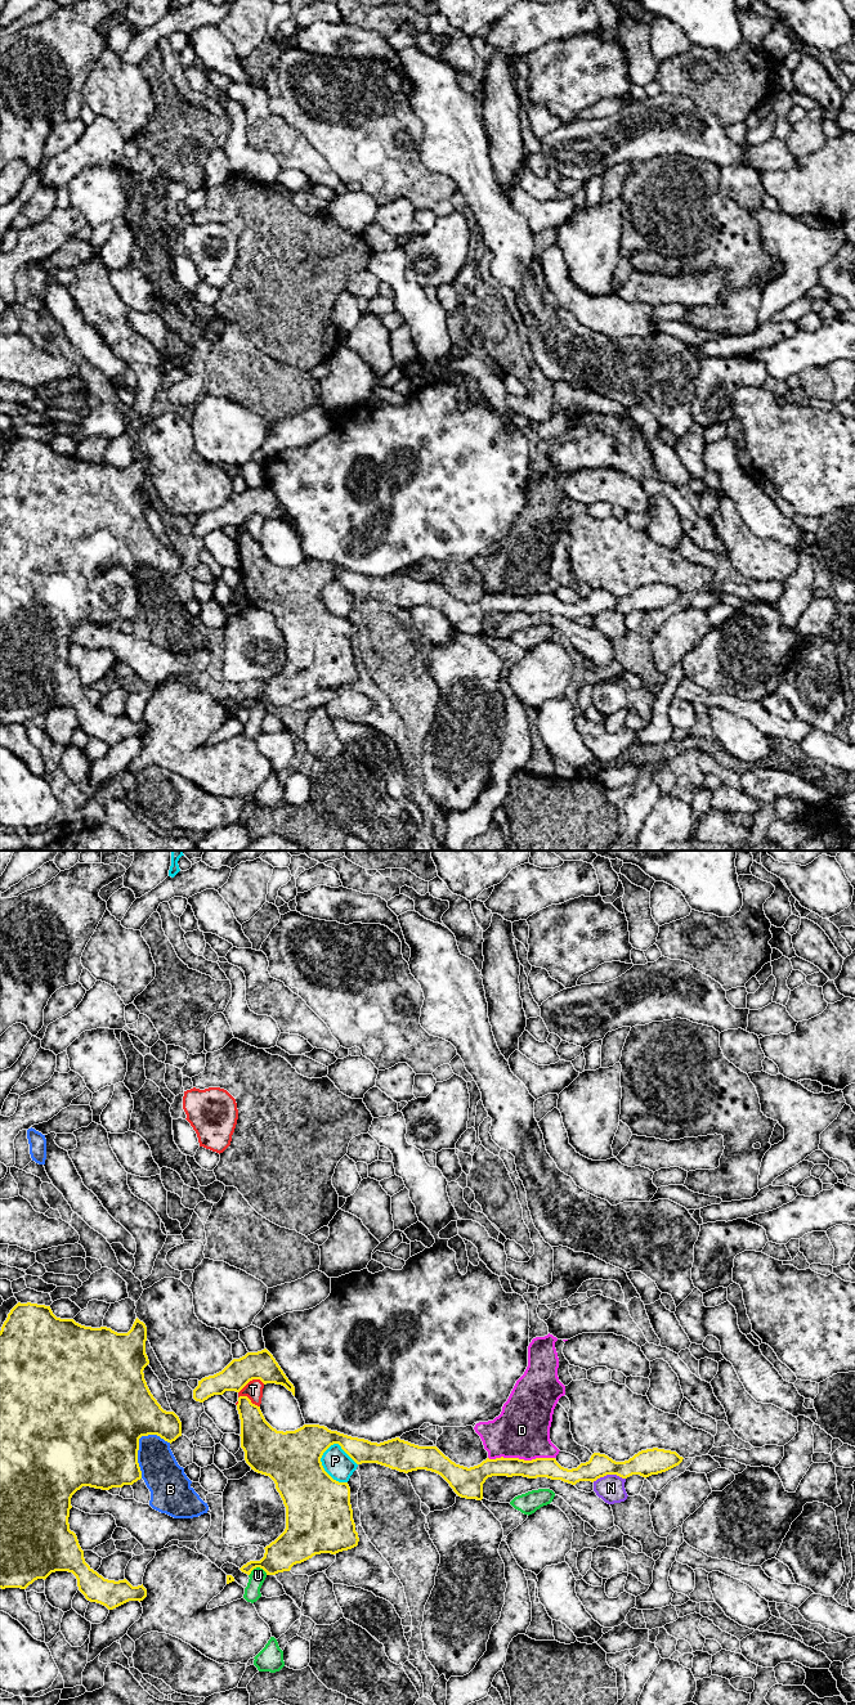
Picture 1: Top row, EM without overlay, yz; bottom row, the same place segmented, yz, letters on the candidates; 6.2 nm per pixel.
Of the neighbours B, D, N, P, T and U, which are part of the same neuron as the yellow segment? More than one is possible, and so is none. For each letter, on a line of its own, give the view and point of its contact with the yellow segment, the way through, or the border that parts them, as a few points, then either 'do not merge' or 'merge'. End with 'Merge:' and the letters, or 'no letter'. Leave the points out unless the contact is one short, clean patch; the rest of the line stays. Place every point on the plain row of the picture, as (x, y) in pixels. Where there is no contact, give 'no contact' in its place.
B: contact yz (138, 584); do not merge
D: contact yz (522, 595); border yz (488, 592), (554, 593); do not merge
N: contact yz (608, 609); do not merge
P: contact yz (322, 602); do not merge
T: contact yz (251, 515); merge
U: contact yz (256, 701); do not merge
Merge: T

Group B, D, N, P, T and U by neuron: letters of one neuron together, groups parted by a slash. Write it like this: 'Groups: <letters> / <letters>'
Groups: B D / N P / T / U

